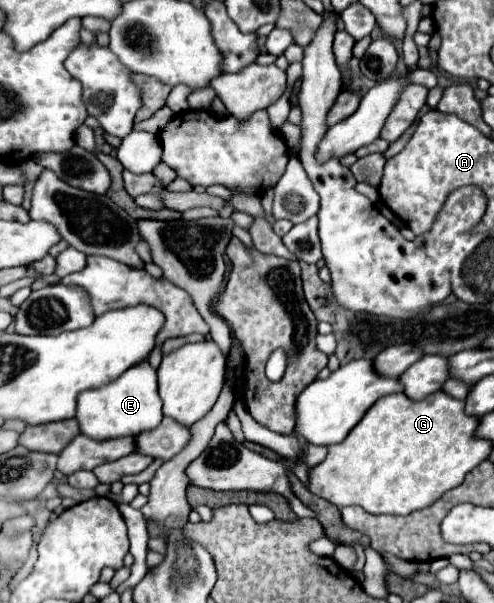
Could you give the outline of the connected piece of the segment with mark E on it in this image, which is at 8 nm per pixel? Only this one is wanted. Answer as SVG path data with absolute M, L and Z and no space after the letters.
M140 362L118 380L110 384L102 384L102 388L86 390L78 396L78 412L76 412L80 432L106 432L106 434L86 434L94 440L110 440L118 436L136 436L138 432L156 428L162 422L162 400L156 388L156 370L148 362Z

